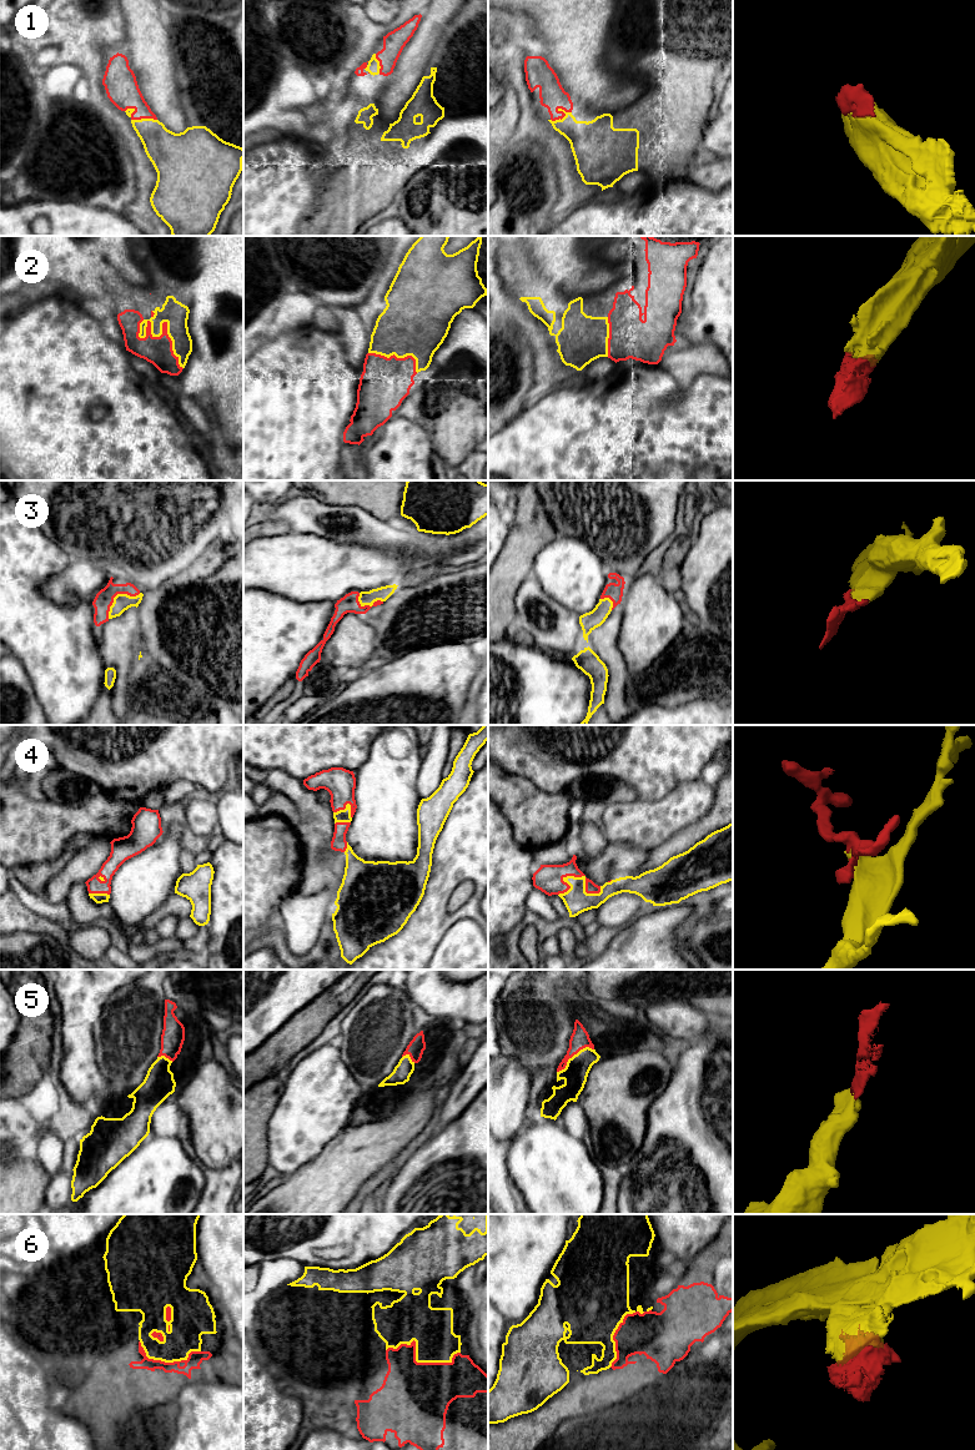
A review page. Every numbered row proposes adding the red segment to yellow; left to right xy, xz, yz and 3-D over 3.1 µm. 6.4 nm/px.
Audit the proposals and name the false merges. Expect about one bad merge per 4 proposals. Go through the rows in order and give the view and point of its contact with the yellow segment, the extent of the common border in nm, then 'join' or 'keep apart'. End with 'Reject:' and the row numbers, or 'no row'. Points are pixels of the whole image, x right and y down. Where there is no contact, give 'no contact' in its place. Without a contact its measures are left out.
1: yz (559, 119) | 150 nm | join
2: xy (161, 333) | 420 nm | join
3: xy (116, 595) | 280 nm | join
4: yz (578, 877) | 280 nm | join
5: yz (574, 1055) | 280 nm | join
6: xz (416, 1360) | 480 nm | keep apart
Reject: 6

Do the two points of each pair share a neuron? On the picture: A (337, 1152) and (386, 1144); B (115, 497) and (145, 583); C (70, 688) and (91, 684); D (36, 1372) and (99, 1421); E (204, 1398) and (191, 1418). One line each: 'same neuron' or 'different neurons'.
A: same neuron
B: same neuron
C: same neuron
D: different neurons
E: same neuron

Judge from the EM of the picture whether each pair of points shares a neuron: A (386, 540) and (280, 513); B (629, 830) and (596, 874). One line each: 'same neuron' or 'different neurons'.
A: same neuron
B: different neurons

